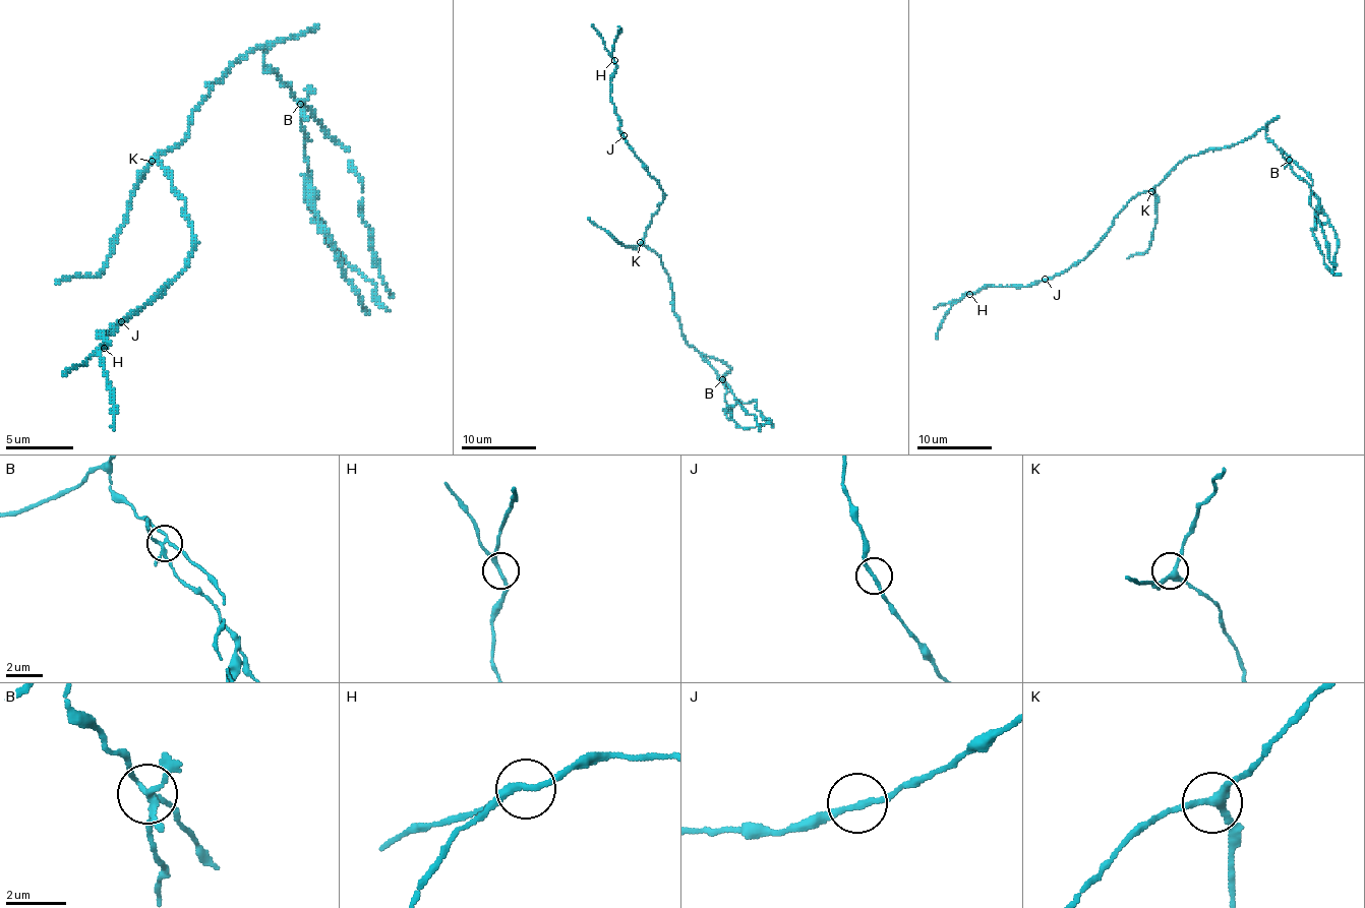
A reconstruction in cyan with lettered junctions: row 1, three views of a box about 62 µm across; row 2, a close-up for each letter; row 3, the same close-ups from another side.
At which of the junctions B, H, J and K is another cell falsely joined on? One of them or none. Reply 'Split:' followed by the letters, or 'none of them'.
Split: B

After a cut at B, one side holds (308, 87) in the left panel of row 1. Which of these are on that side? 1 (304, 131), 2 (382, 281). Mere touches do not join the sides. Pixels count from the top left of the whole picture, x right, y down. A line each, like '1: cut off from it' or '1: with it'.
1: with it
2: cut off from it

